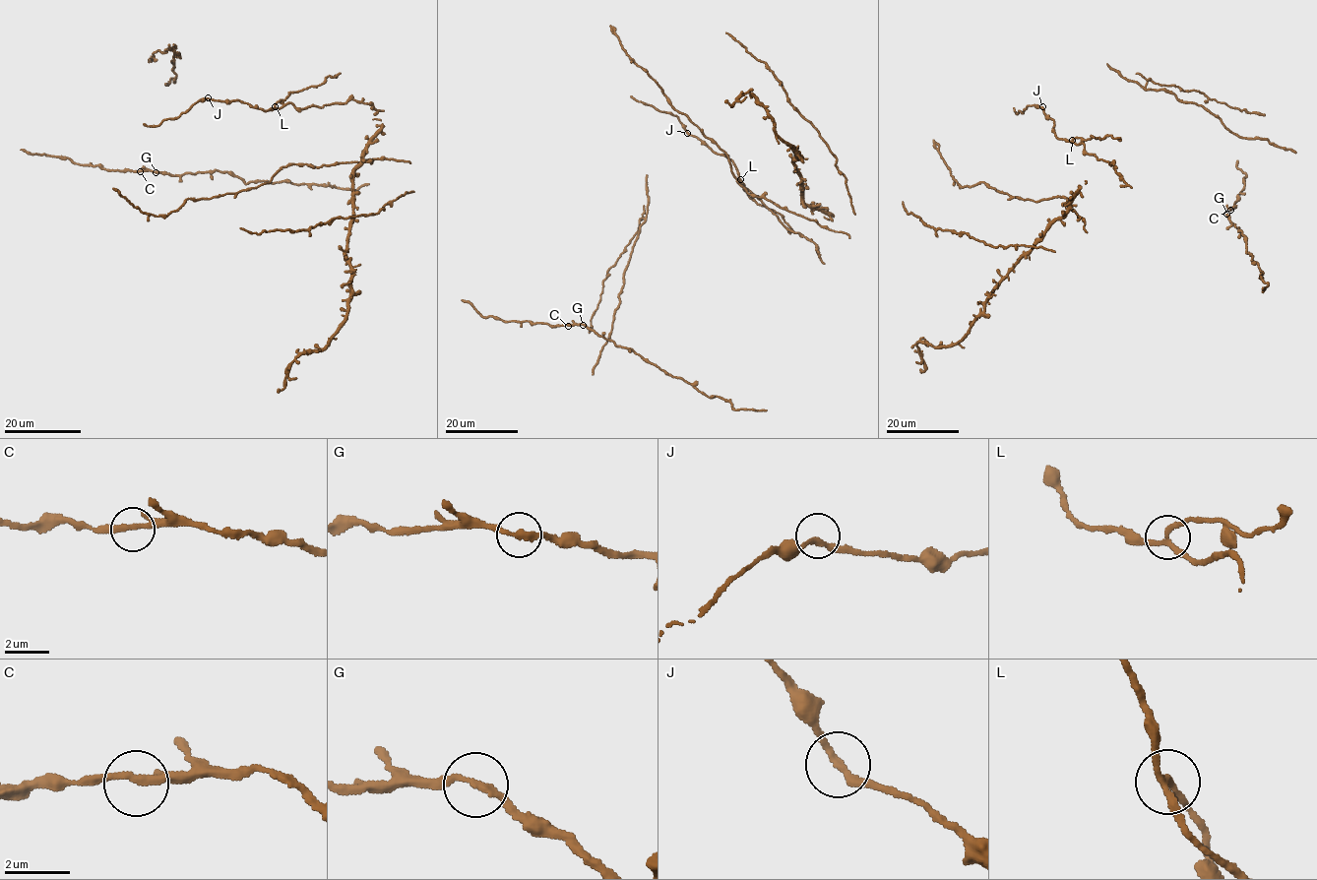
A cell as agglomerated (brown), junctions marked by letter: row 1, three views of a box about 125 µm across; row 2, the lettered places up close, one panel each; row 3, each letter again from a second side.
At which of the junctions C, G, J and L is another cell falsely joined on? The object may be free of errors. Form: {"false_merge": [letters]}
{"false_merge": ["L"]}

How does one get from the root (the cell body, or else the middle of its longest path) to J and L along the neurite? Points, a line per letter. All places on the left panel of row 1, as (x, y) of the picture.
J: (222, 101), (208, 97)
L: (222, 101), (239, 100), (265, 110), (275, 106)

